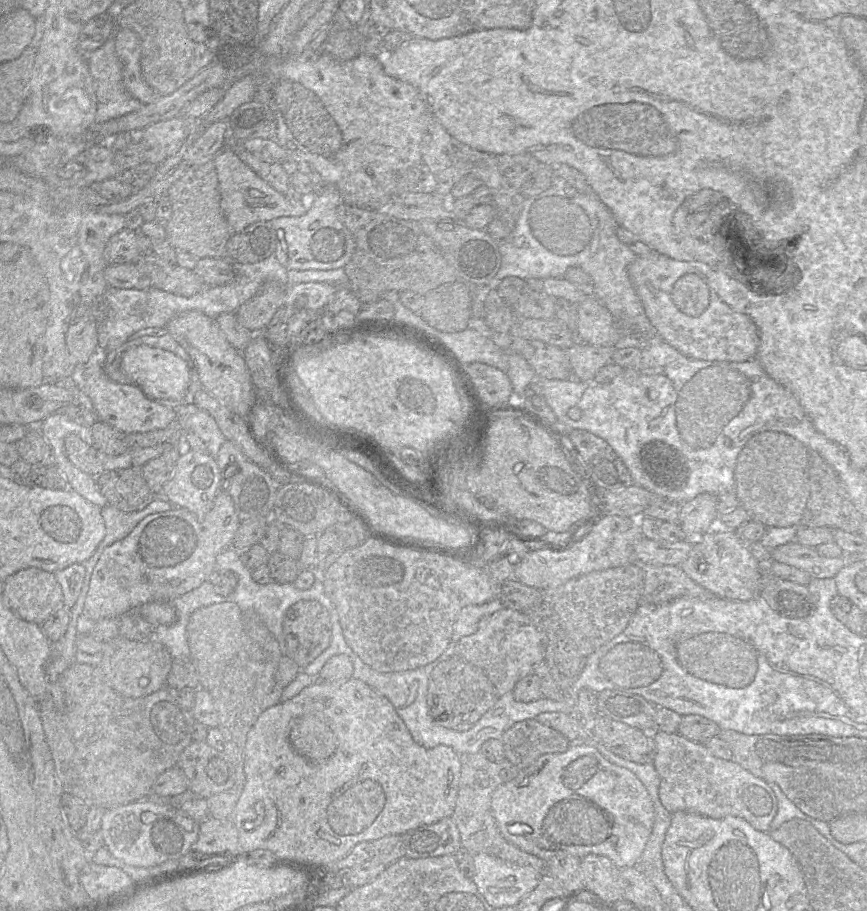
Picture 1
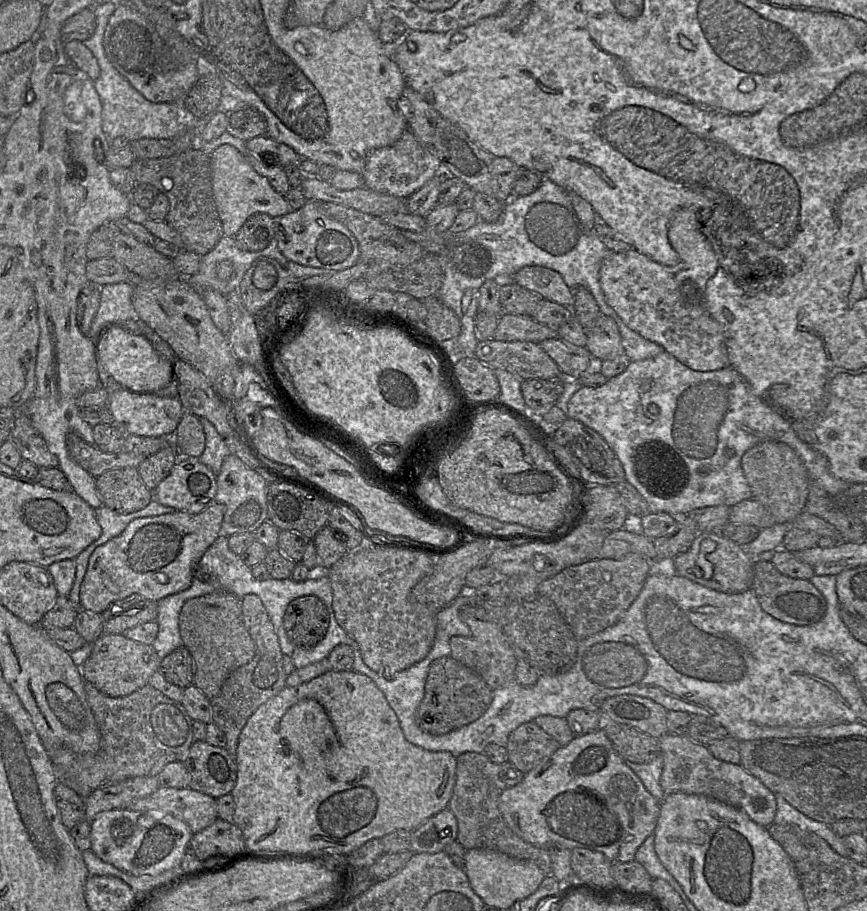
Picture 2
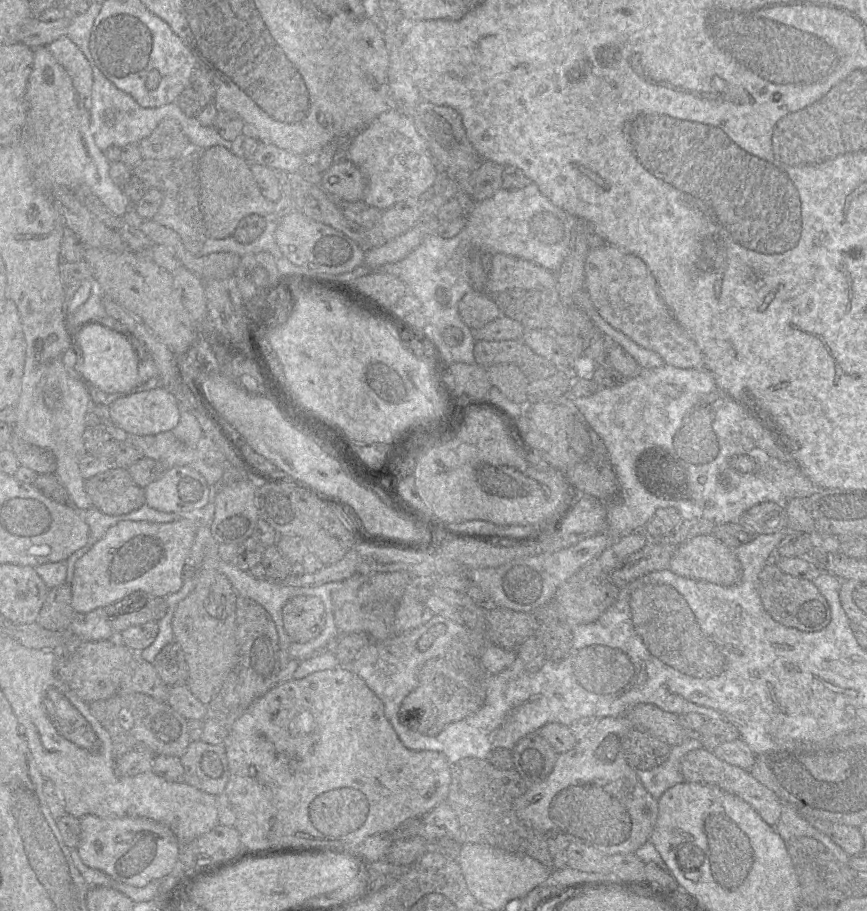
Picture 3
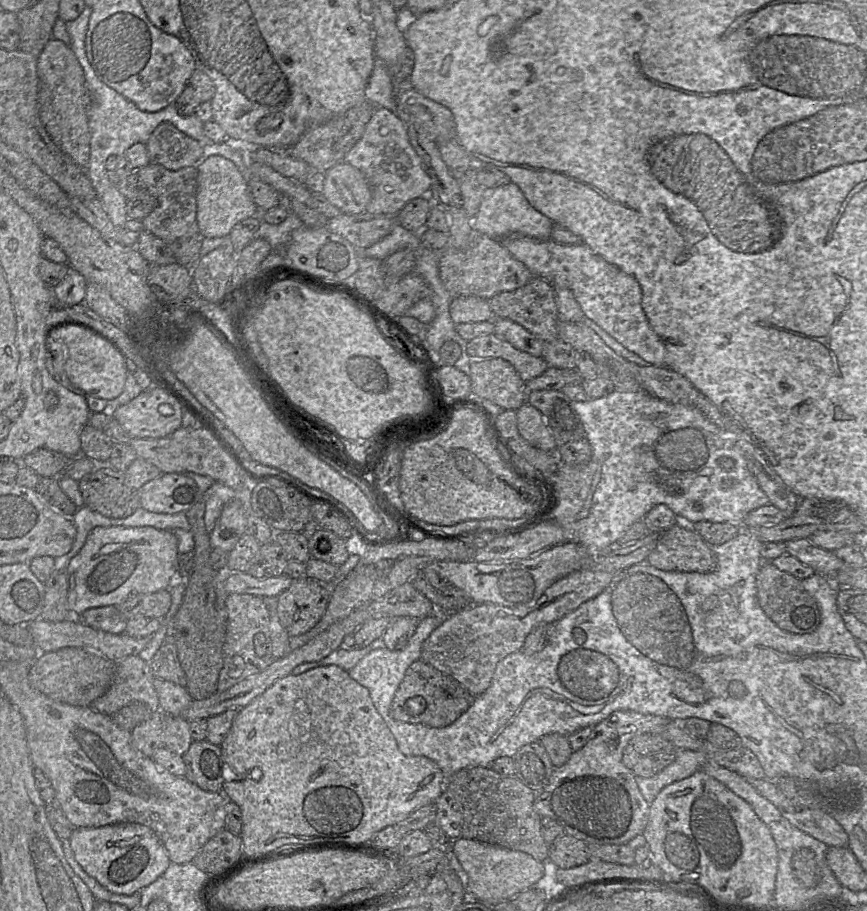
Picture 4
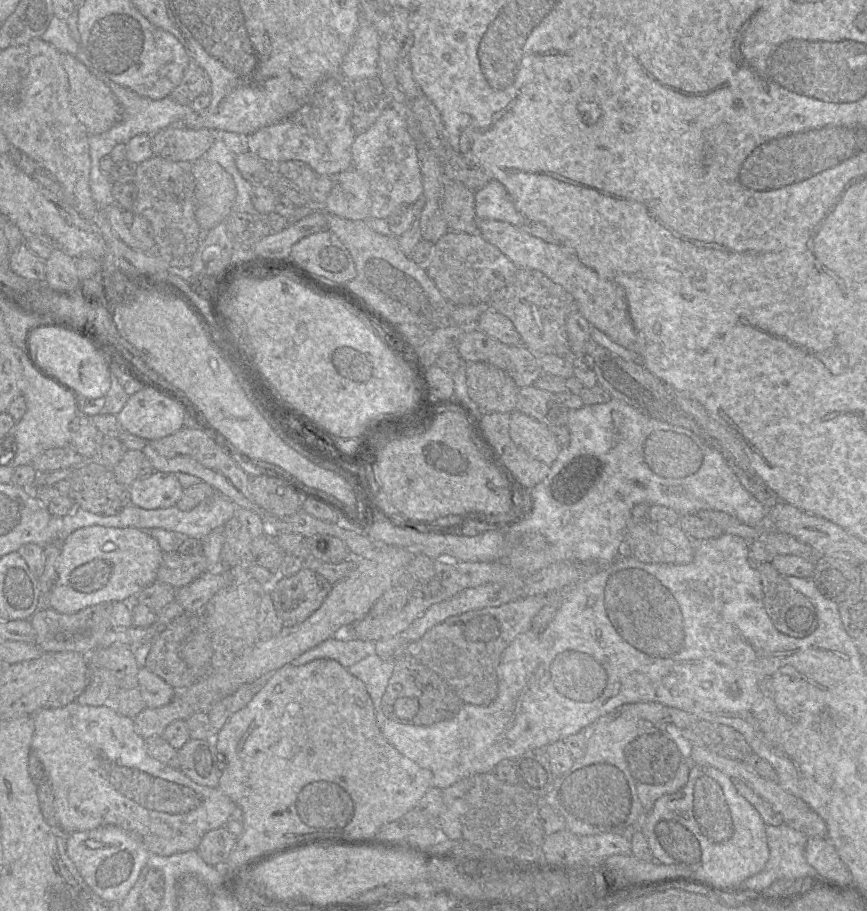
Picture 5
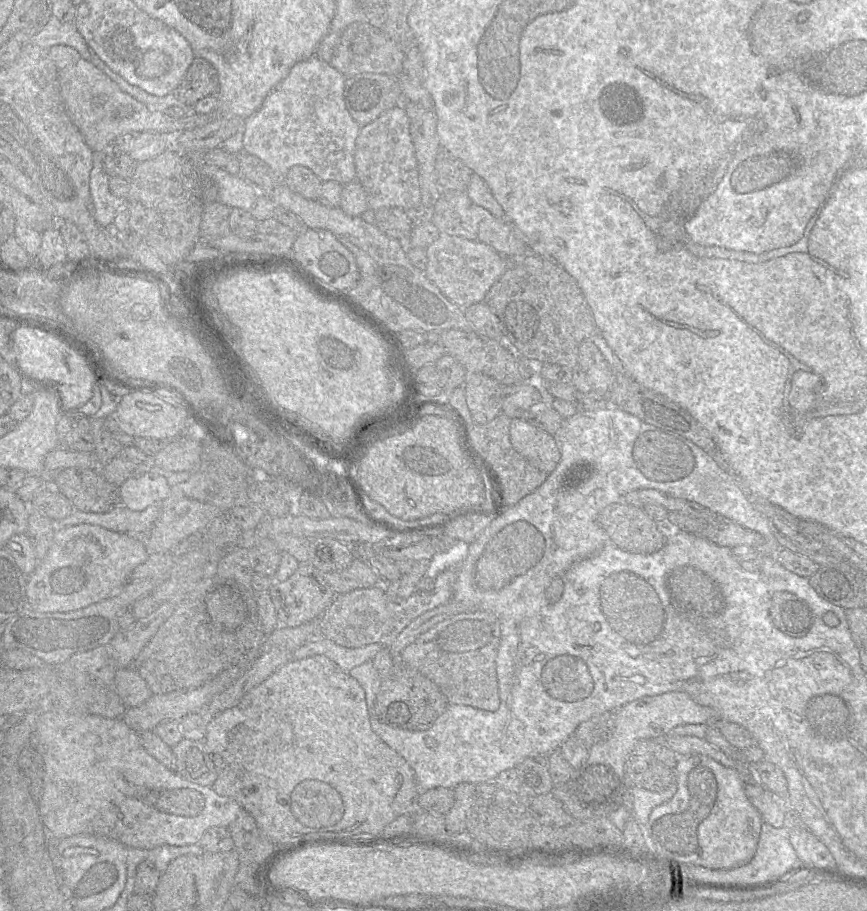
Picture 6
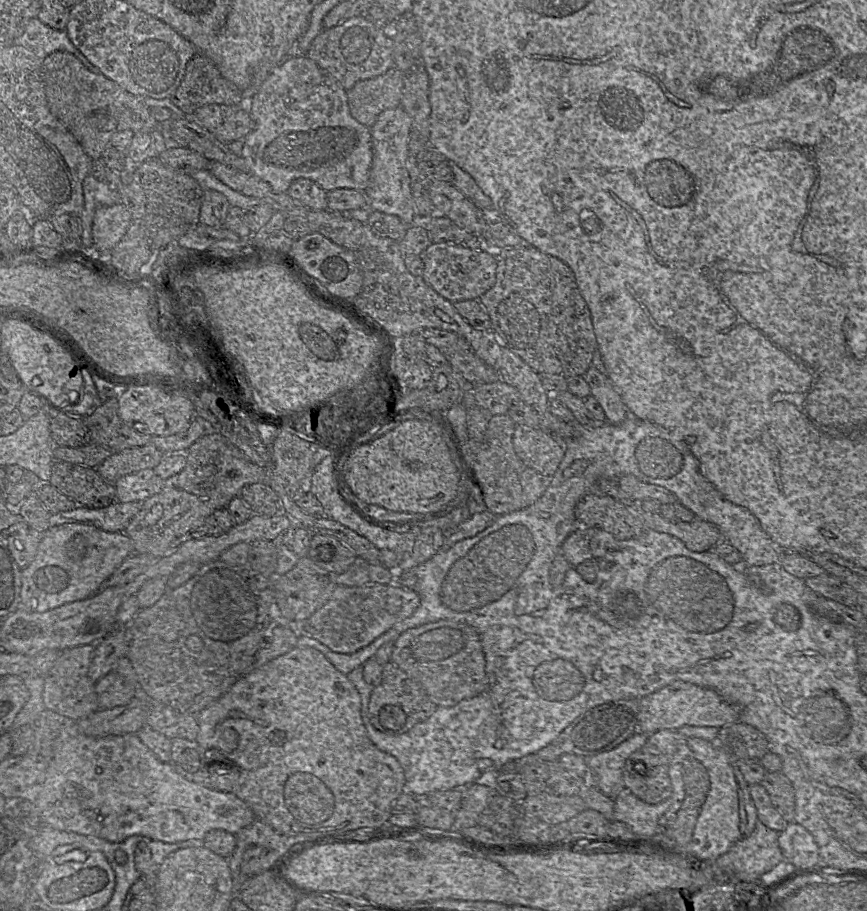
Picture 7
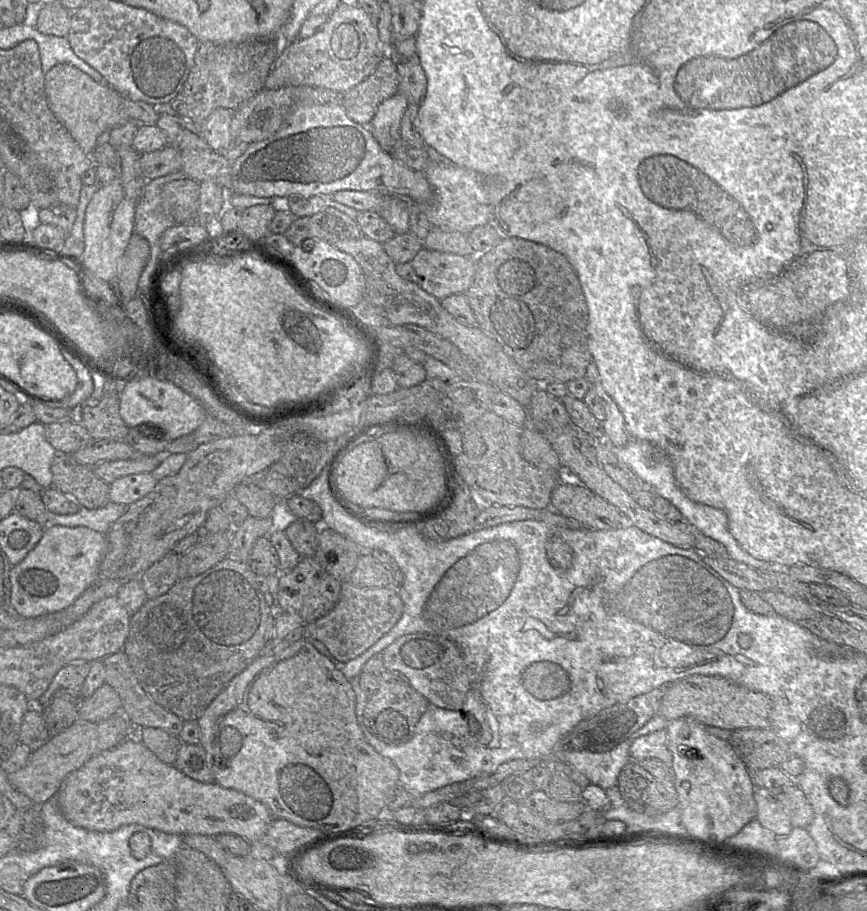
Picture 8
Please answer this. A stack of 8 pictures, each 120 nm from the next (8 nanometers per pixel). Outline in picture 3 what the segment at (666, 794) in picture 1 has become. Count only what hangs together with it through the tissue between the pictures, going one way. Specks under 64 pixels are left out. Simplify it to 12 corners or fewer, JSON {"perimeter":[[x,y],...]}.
{"perimeter":[[699,748],[681,761],[684,782],[718,786],[775,828],[781,801],[749,771]]}

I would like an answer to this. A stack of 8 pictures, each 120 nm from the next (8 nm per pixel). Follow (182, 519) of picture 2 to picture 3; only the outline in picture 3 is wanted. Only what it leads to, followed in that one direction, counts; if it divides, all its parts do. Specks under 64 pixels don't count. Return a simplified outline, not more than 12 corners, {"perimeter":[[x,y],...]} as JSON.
{"perimeter":[[197,515],[121,521],[75,563],[75,613],[166,597]]}

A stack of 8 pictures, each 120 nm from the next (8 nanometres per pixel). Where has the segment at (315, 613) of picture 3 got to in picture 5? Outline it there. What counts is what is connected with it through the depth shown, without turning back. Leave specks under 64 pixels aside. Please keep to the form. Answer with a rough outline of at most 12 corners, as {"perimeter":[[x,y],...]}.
{"perimeter":[[305,565],[269,593],[283,625],[319,609],[332,586]]}

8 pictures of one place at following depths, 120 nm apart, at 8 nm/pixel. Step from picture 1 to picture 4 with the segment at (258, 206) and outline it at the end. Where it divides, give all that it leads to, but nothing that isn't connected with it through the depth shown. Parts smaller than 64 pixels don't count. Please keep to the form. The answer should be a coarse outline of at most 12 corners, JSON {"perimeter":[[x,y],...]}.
{"perimeter":[[201,156],[196,219],[204,237],[228,236],[258,215],[232,161]]}

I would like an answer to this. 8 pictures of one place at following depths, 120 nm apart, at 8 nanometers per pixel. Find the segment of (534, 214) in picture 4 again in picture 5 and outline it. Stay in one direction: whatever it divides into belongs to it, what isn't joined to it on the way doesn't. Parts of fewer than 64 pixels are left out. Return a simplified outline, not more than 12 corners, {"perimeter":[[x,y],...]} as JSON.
{"perimeter":[[491,180],[475,192],[478,219],[529,222],[506,188]]}

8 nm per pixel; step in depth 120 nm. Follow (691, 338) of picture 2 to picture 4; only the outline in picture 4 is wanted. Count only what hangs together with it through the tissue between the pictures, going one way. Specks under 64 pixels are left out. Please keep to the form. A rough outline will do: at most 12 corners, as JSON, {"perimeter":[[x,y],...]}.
{"perimeter":[[499,240],[584,315],[664,366],[638,281],[586,244]]}

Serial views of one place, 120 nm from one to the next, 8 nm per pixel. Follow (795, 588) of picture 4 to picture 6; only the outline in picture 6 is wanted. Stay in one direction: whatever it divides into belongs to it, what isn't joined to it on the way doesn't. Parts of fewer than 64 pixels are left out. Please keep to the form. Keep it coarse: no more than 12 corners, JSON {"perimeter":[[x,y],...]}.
{"perimeter":[[779,591],[771,619],[785,634],[801,637],[815,615],[806,601]]}

